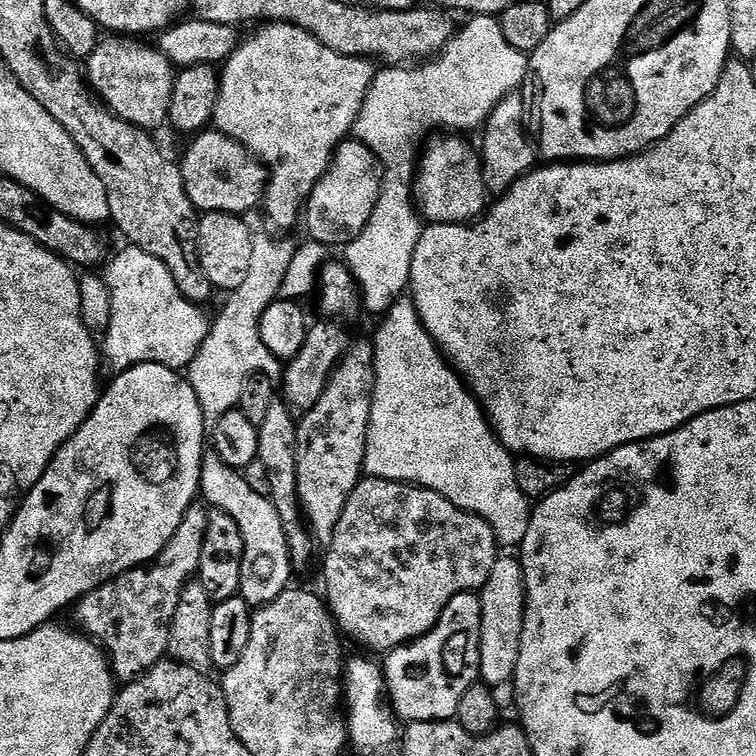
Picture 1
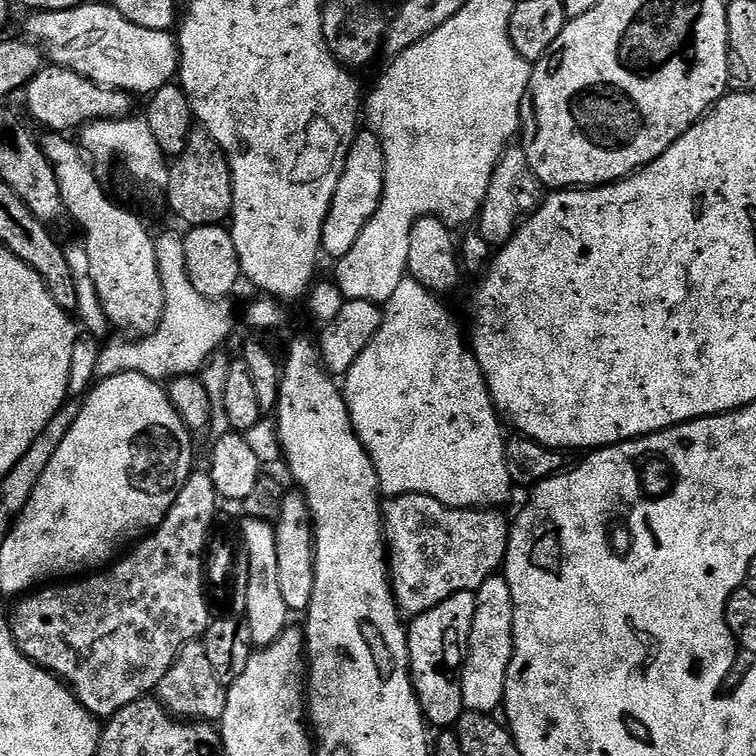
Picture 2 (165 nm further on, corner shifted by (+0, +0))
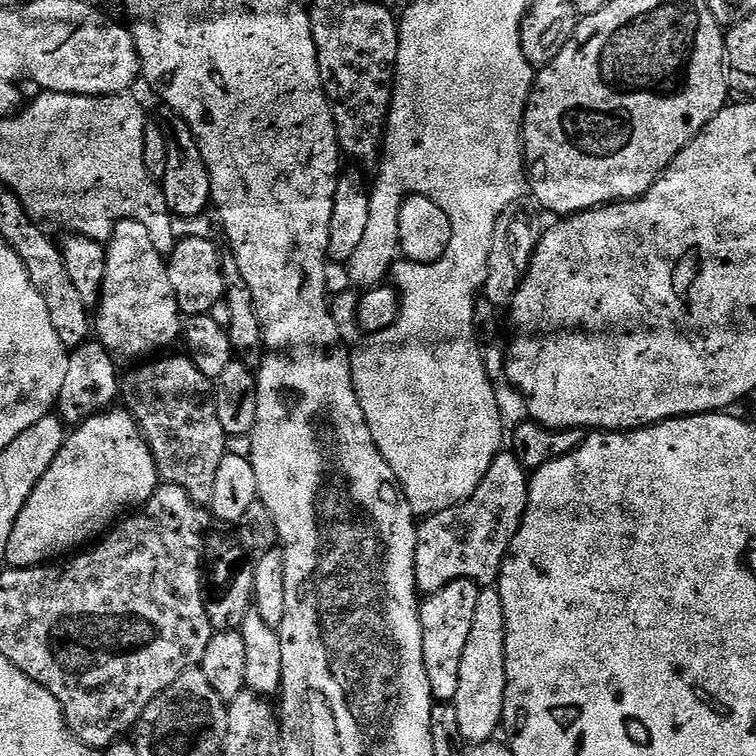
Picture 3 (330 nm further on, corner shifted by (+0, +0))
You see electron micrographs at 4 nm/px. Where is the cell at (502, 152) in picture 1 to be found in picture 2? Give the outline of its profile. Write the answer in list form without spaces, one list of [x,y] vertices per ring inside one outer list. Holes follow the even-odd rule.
[[[509,146],[502,154],[498,166],[494,166],[494,174],[490,178],[490,186],[486,190],[486,198],[480,207],[478,231],[493,249],[503,248],[506,242],[516,233],[517,228],[536,211],[544,202],[546,189],[539,178],[530,170],[530,158],[523,147]]]

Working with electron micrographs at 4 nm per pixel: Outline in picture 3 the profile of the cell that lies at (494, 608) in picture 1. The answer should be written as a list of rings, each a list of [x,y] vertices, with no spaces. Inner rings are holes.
[[[496,586],[481,587],[478,594],[478,606],[474,609],[474,623],[470,626],[470,638],[466,642],[466,650],[462,650],[462,666],[458,669],[458,694],[455,698],[456,709],[458,710],[458,730],[462,730],[462,738],[469,745],[481,744],[493,739],[496,731],[501,731],[504,718],[504,695],[506,694],[506,610],[502,610],[502,598],[500,589]]]

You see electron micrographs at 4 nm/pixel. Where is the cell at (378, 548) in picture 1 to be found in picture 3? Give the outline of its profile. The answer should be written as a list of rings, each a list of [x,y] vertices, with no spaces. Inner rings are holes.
[[[502,450],[470,499],[419,521],[416,529],[417,593],[437,592],[455,580],[475,580],[481,586],[492,586],[499,581],[514,534],[518,534],[526,514],[529,479],[529,469],[518,462],[513,452]]]

